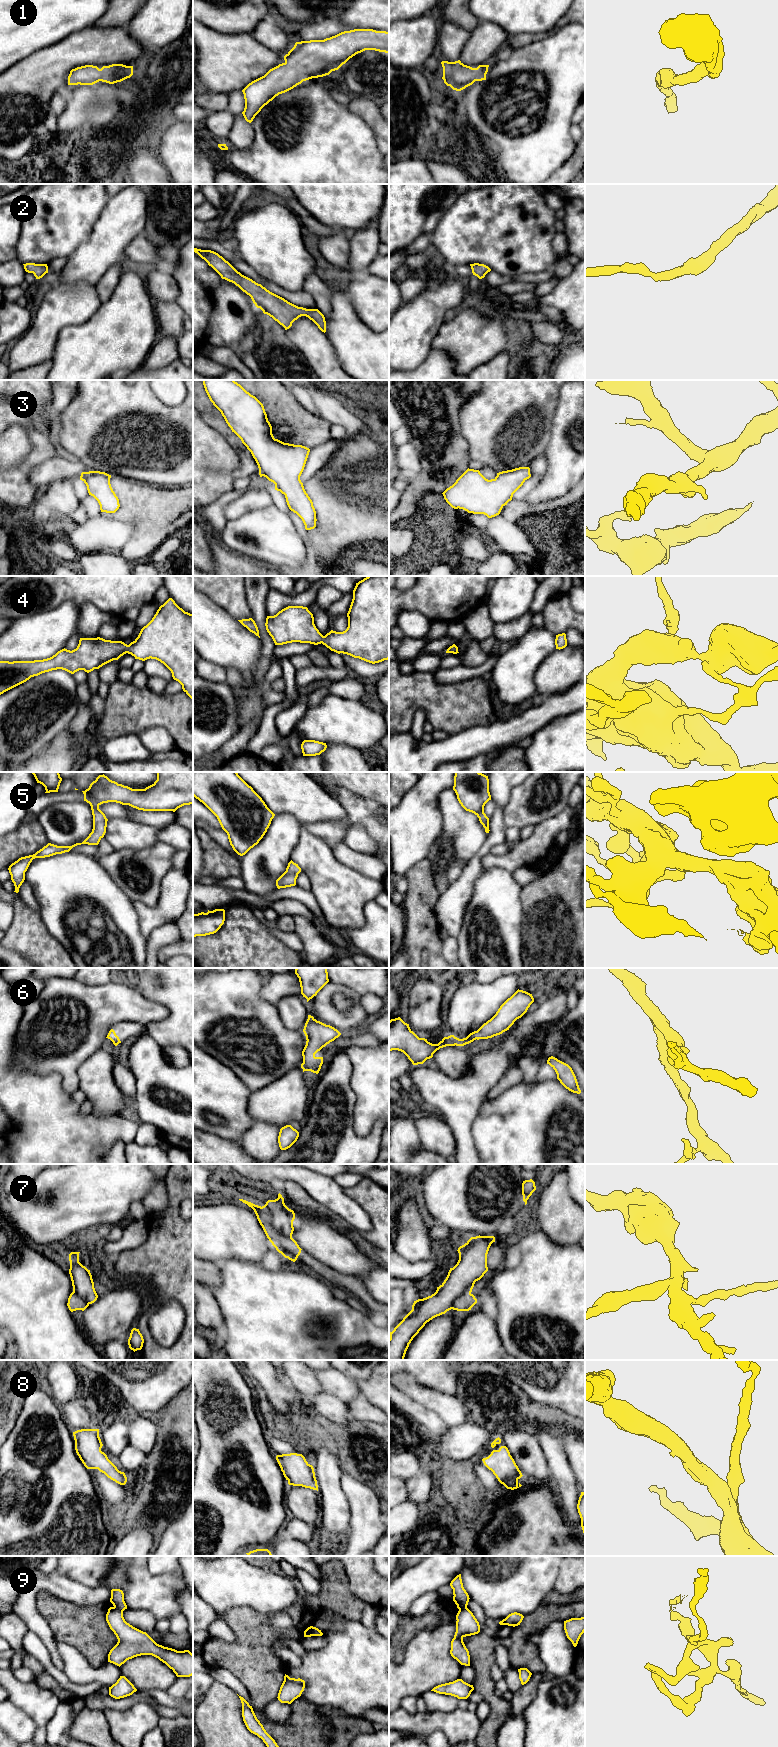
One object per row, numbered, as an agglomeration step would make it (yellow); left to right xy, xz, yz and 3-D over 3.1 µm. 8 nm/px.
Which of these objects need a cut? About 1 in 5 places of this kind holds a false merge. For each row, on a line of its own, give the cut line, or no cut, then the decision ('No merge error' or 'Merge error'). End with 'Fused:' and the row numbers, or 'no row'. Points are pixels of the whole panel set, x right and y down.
1: No split. No merge error
2: No split. No merge error
3: No split. No merge error
4: No split. No merge error
5: No split. No merge error
6: No split. No merge error
7: Split along xz (262, 1206), (269, 1216), (270, 1224), (283, 1235), (291, 1237). Merge error
8: No split. No merge error
9: Split along xy (113, 1607), (122, 1612). Merge error
Fused: 7, 9

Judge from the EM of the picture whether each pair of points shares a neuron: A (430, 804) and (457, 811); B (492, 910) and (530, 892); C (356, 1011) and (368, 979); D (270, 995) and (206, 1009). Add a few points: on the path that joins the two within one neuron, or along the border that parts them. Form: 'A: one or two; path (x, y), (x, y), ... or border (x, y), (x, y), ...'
A: two; border (452, 788), (447, 788), (439, 794), (443, 829)
B: two; border (522, 887), (520, 894), (521, 920)
C: two; border (338, 985), (352, 988), (360, 995)
D: two; border (264, 980), (260, 995), (275, 1005)

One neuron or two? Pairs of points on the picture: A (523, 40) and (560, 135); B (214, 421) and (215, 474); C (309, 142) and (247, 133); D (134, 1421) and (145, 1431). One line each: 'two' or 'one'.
A: two
B: two
C: two
D: one

